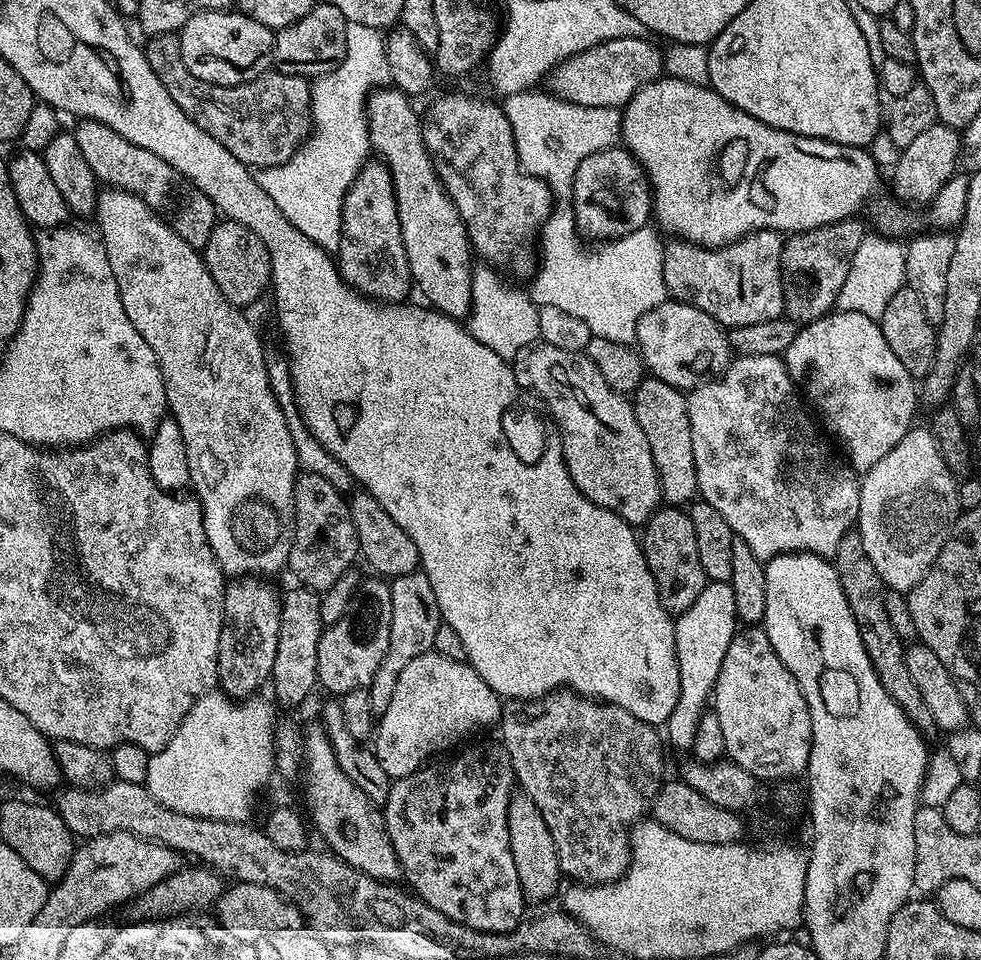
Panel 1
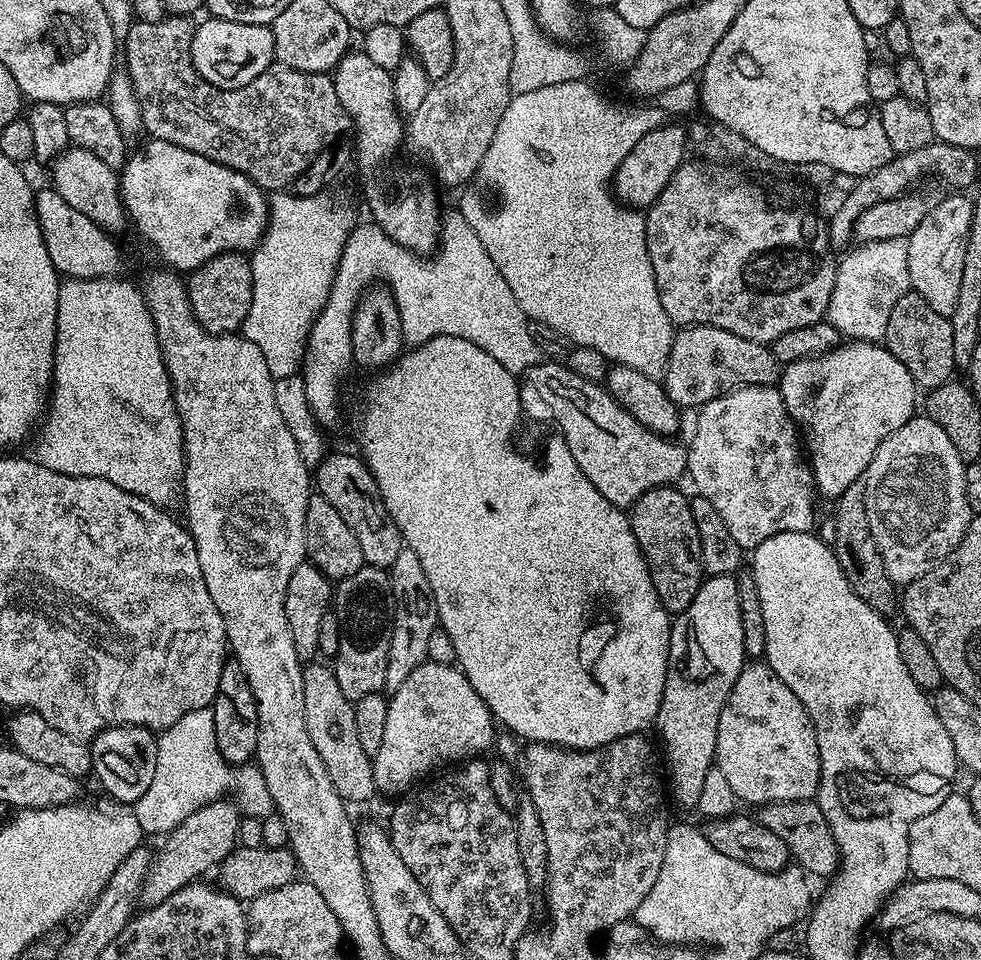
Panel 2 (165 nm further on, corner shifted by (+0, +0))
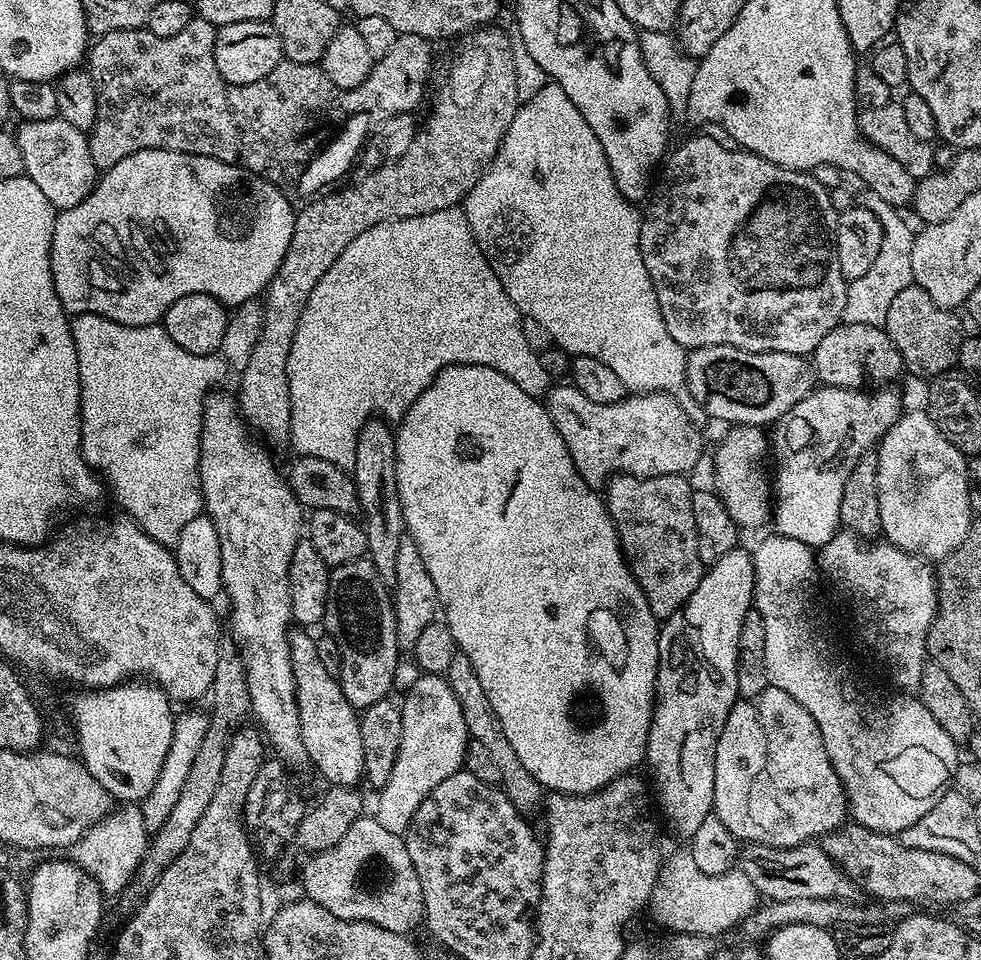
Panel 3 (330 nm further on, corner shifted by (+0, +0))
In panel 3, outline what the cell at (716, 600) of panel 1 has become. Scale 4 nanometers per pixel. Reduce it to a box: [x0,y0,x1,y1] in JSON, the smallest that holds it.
[644,546,756,842]

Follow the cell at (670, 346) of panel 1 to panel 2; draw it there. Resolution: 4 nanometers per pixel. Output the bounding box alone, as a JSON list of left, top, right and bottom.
[662,324,782,410]

